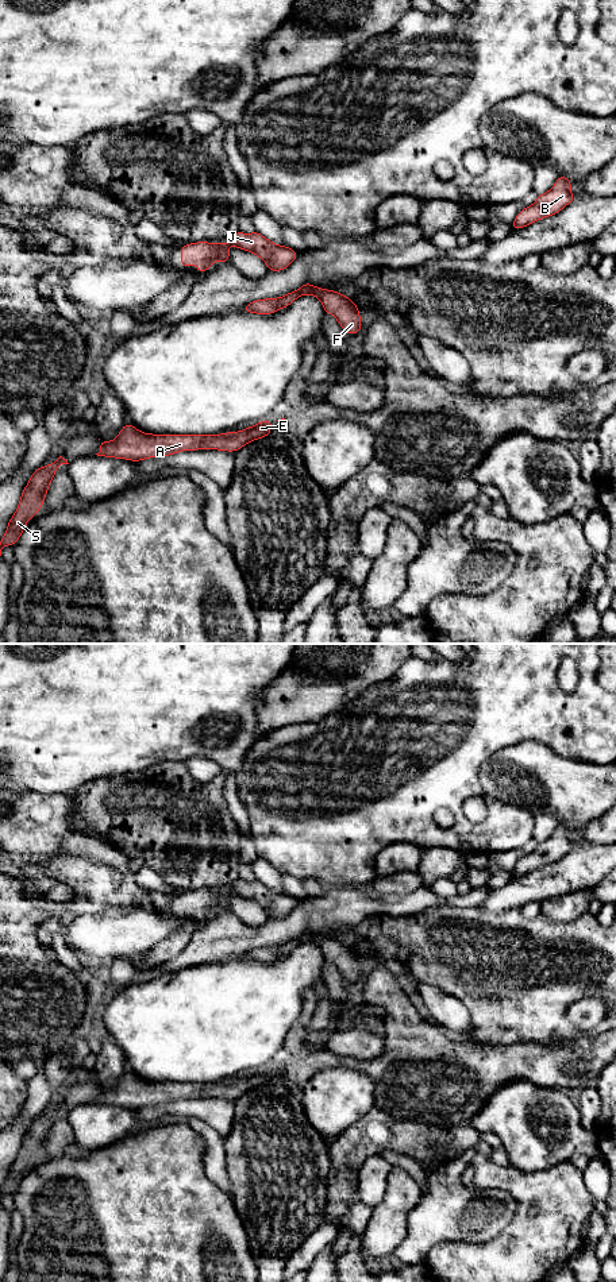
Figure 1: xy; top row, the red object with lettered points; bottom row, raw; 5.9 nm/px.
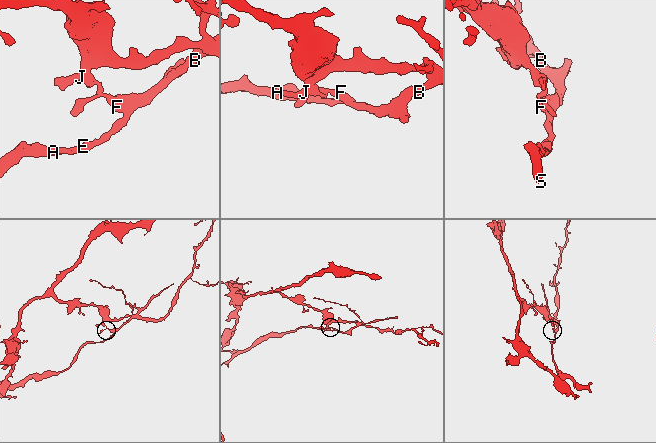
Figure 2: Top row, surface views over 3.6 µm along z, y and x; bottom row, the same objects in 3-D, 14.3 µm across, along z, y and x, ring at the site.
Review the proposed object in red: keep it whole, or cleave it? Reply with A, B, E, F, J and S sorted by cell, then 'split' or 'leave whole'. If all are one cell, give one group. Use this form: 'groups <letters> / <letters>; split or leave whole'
groups A B E F S / J; split

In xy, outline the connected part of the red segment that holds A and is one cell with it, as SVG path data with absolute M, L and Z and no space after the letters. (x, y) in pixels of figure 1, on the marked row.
M263 420L243 430L222 435L153 435L143 433L126 422L115 440L100 440L100 452L96 455L140 462L149 457L174 455L181 451L217 449L236 452L254 440L272 436L272 425L272 420Z

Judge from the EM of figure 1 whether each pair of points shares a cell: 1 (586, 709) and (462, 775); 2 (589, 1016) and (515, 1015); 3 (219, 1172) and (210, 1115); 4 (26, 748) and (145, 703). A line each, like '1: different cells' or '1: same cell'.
1: same cell
2: different cells
3: different cells
4: same cell

